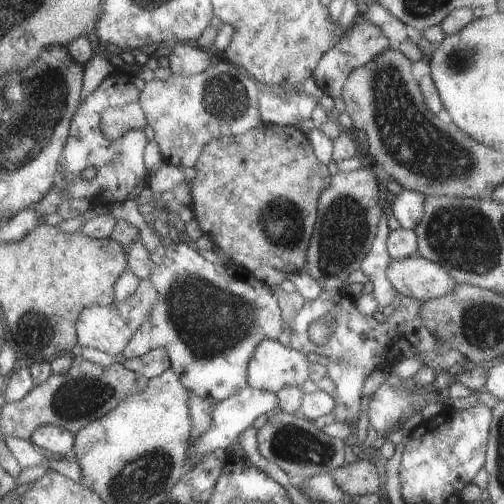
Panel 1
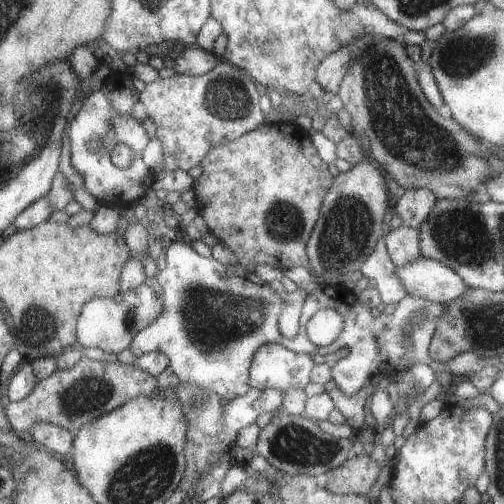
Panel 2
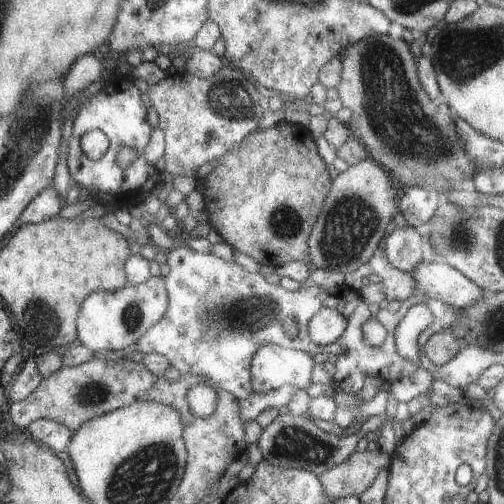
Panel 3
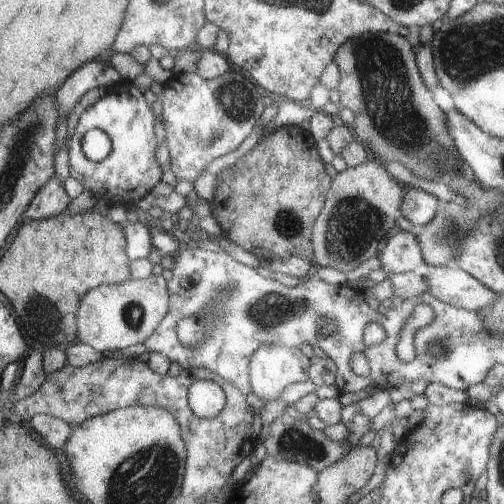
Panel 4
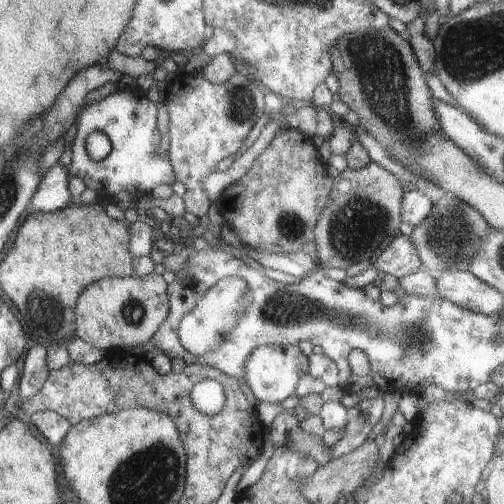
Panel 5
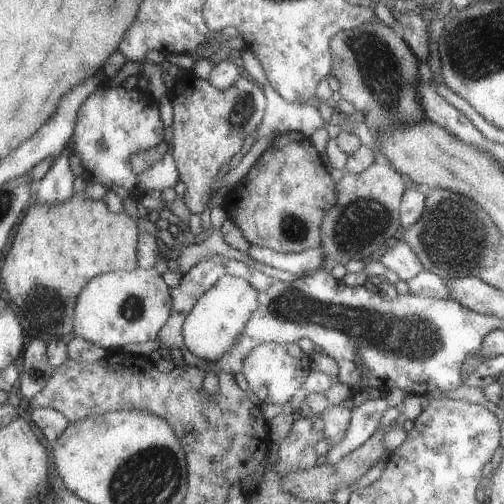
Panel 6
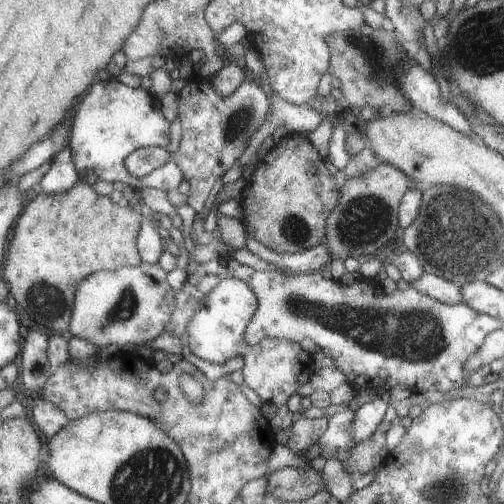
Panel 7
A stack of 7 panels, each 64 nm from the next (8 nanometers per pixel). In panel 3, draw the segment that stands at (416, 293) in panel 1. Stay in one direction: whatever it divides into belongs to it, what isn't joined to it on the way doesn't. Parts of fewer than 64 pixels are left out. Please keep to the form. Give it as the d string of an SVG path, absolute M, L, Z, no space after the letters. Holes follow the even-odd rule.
M431 258L417 264L409 274L415 280L417 292L457 310L465 310L485 296L485 292L461 272Z

